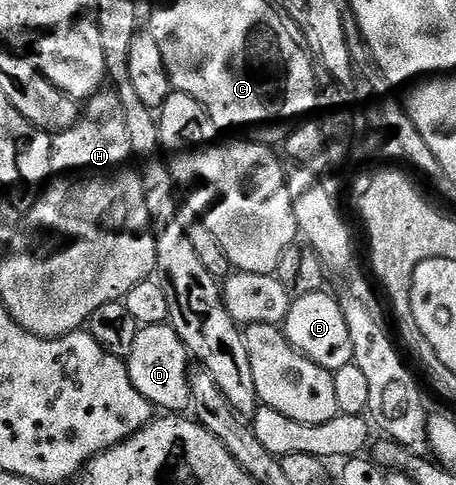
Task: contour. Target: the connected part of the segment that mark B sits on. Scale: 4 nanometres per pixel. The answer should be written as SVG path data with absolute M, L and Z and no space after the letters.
M325 289L318 293L306 293L306 297L292 300L288 315L285 317L282 330L290 345L322 369L335 373L342 365L352 362L354 345L350 341L350 325L346 325L343 302L335 299Z

